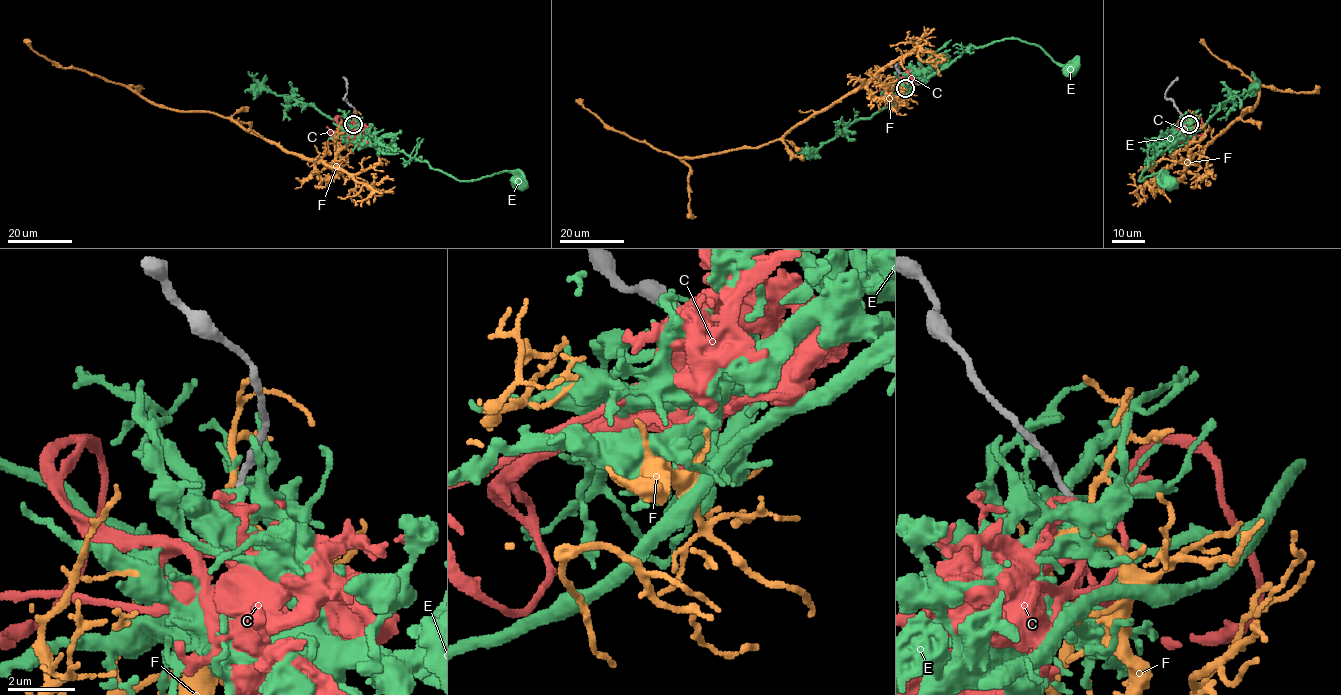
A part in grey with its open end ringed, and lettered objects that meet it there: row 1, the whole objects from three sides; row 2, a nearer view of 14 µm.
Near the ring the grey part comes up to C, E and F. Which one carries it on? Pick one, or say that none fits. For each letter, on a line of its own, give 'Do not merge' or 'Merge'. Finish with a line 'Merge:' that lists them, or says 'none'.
C: Do not merge
E: Do not merge
F: Do not merge
Merge: none

